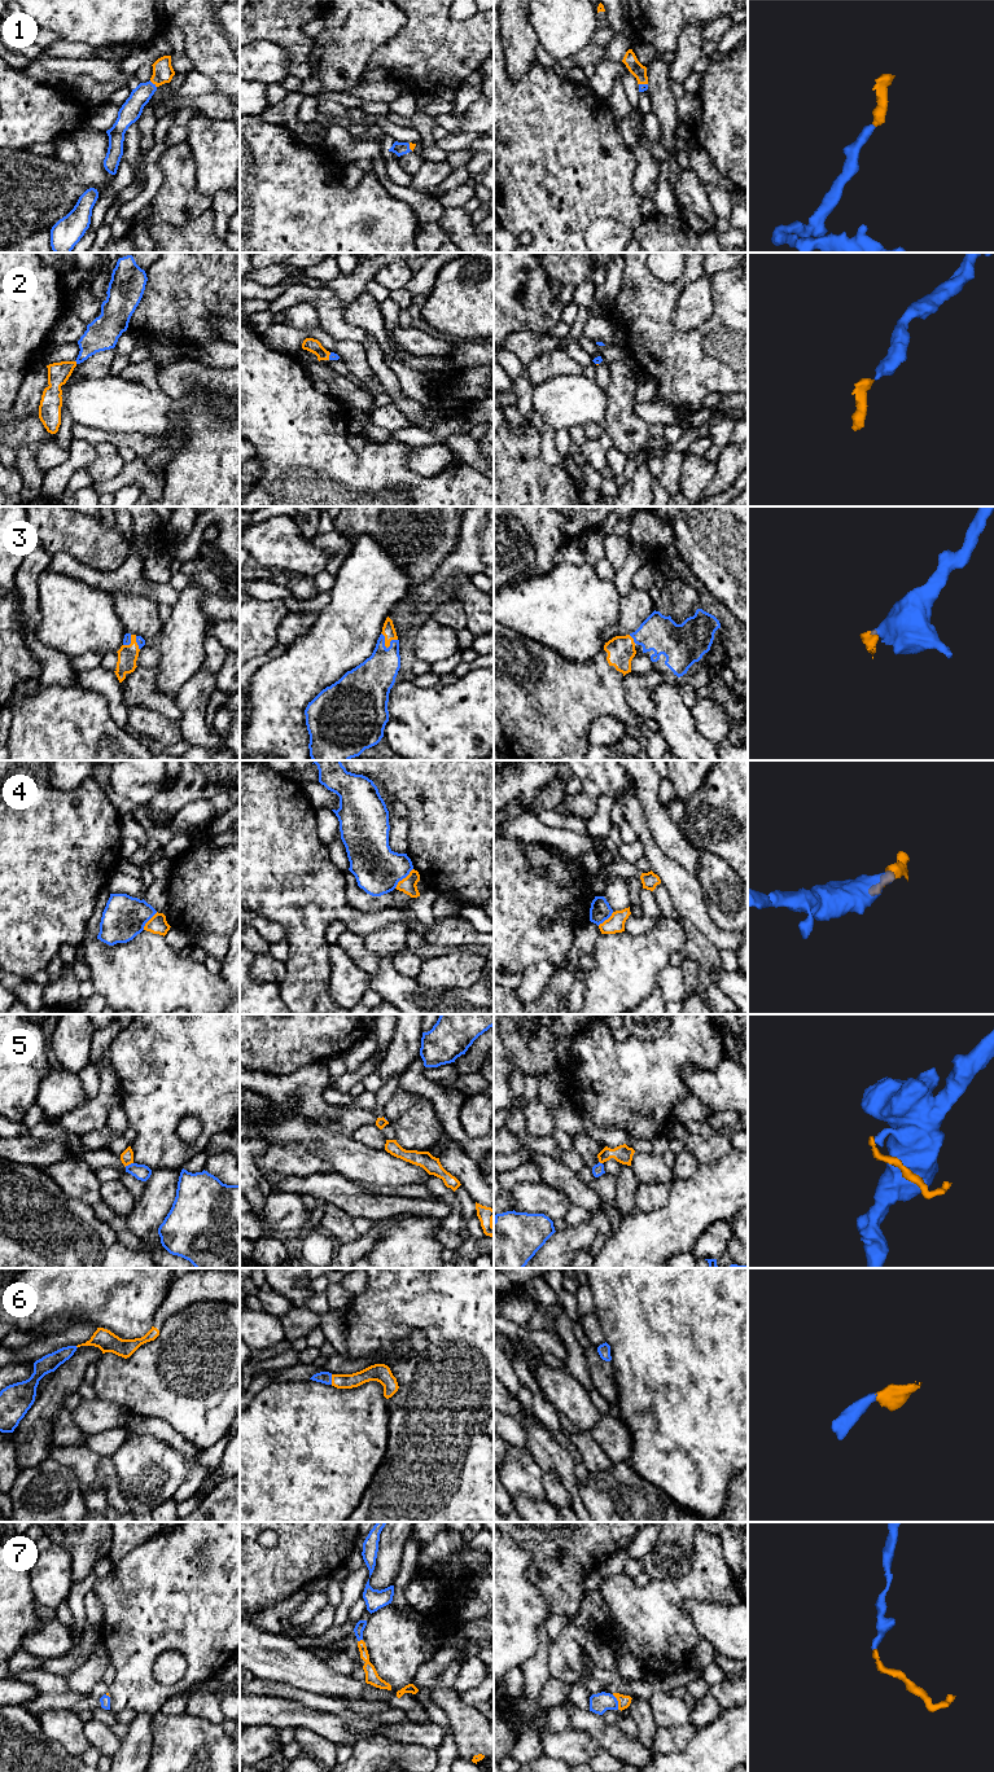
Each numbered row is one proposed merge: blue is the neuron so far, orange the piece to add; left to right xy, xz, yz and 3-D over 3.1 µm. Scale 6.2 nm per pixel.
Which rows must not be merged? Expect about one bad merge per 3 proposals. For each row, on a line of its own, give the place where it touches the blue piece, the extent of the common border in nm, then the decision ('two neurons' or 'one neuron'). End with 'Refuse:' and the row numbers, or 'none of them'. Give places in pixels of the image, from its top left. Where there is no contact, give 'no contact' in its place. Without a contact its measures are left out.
1: xy (153, 84) | 60 nm | one neuron
2: xy (75, 360) | 30 nm | one neuron
3: xz (385, 647) | 120 nm | one neuron
4: xz (403, 877) | 170 nm | two neurons
5: xy (128, 1165) | 60 nm | two neurons
6: xz (331, 1380) | 60 nm | one neuron
7: yz (617, 1702) | 100 nm | one neuron
Refuse: 4, 5

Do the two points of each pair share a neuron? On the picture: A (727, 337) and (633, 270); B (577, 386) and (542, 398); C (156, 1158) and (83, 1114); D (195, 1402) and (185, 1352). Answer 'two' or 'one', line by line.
A: one
B: one
C: two
D: one

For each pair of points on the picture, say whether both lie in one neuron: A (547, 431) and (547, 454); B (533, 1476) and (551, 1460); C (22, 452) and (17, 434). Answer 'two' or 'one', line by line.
A: one
B: two
C: two

